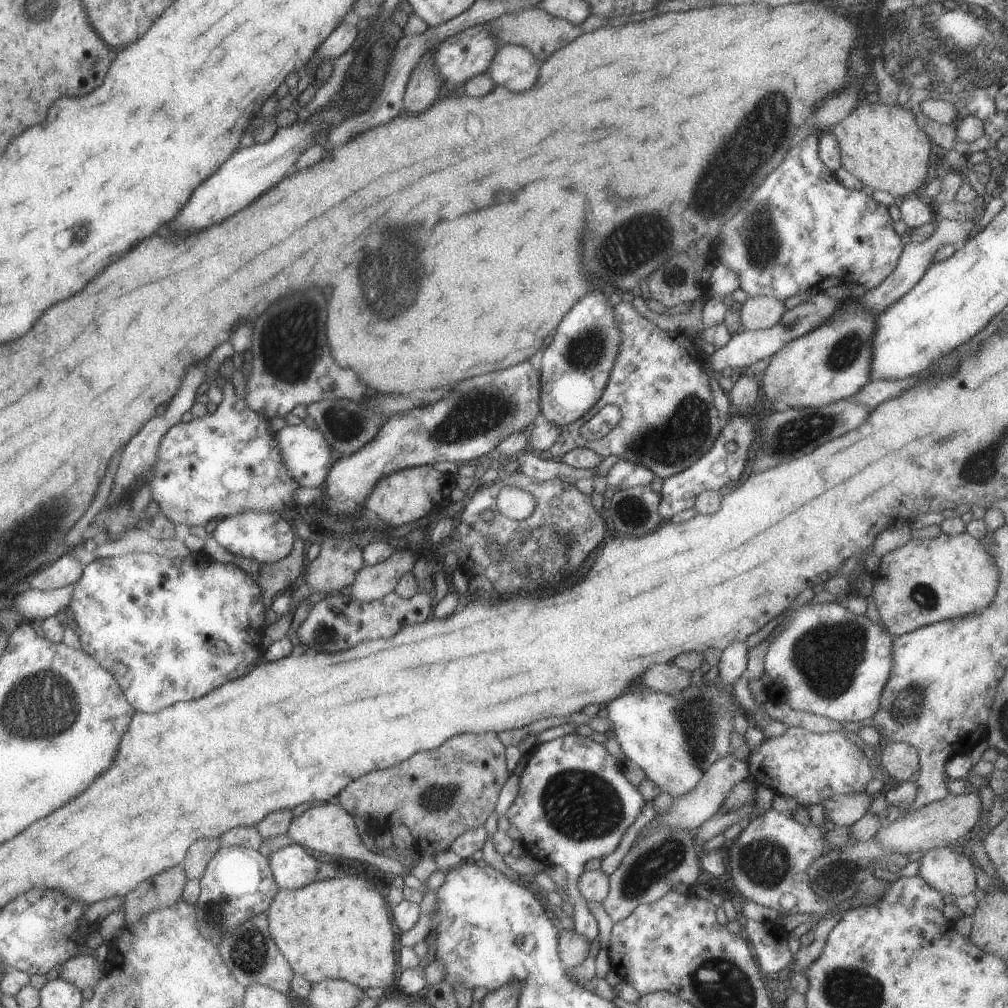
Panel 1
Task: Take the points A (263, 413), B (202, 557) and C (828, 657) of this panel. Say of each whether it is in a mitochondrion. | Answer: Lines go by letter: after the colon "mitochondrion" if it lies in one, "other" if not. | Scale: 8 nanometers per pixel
A: other
B: other
C: mitochondrion

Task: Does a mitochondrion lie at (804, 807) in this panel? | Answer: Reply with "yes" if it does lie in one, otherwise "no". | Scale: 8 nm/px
no

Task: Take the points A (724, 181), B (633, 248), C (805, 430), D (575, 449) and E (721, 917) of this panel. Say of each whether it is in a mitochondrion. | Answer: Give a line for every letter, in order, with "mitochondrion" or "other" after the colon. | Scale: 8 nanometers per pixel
A: mitochondrion
B: mitochondrion
C: mitochondrion
D: other
E: other

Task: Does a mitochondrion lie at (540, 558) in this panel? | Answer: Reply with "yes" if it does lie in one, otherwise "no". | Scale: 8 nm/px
yes

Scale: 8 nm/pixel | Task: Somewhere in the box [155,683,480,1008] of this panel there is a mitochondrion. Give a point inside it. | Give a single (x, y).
(248, 951)

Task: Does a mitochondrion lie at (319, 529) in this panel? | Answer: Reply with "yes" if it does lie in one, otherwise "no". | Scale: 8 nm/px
no

